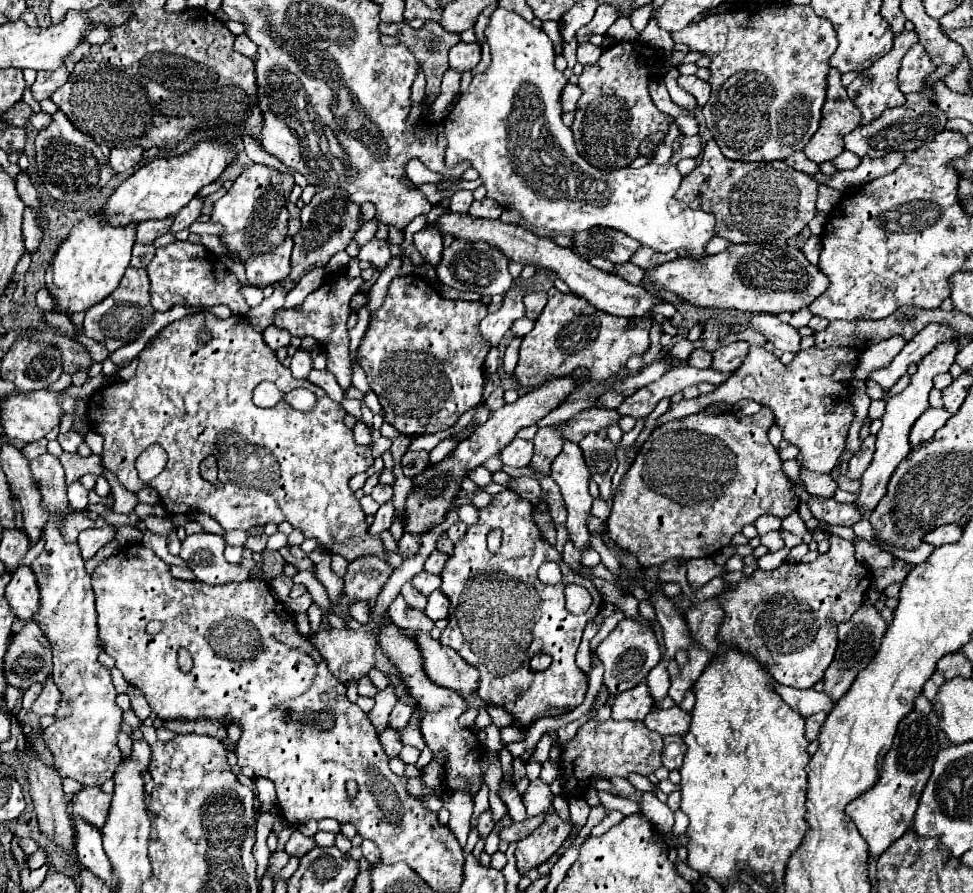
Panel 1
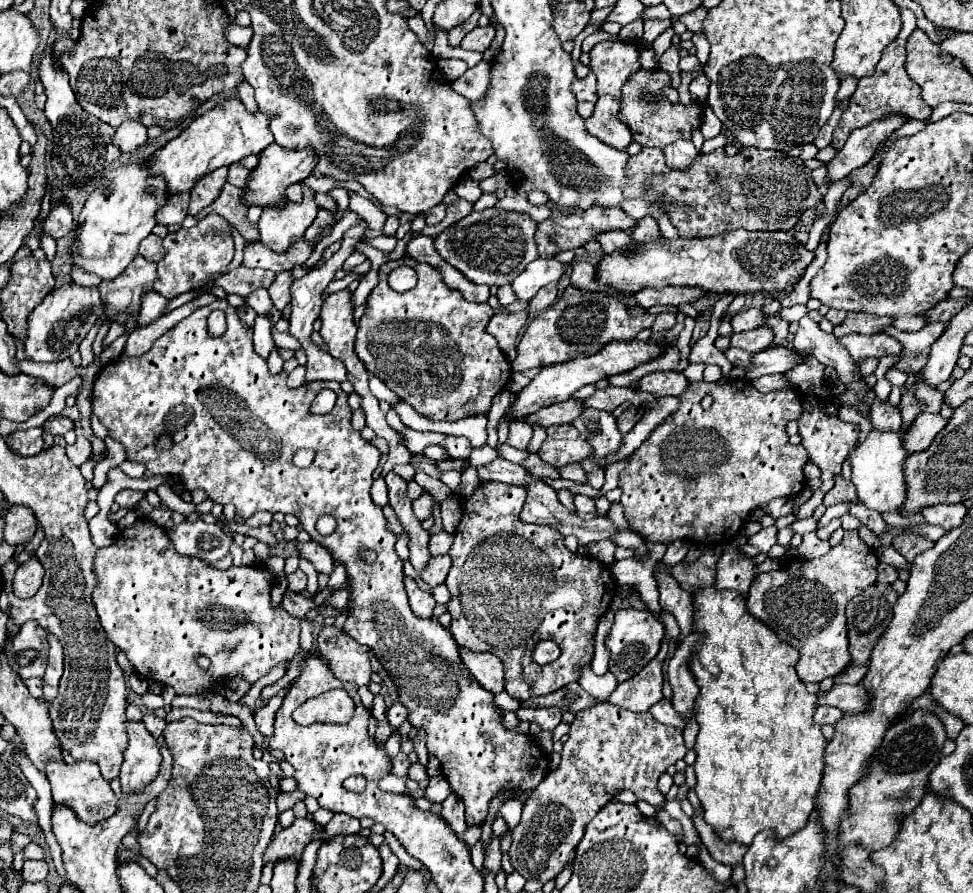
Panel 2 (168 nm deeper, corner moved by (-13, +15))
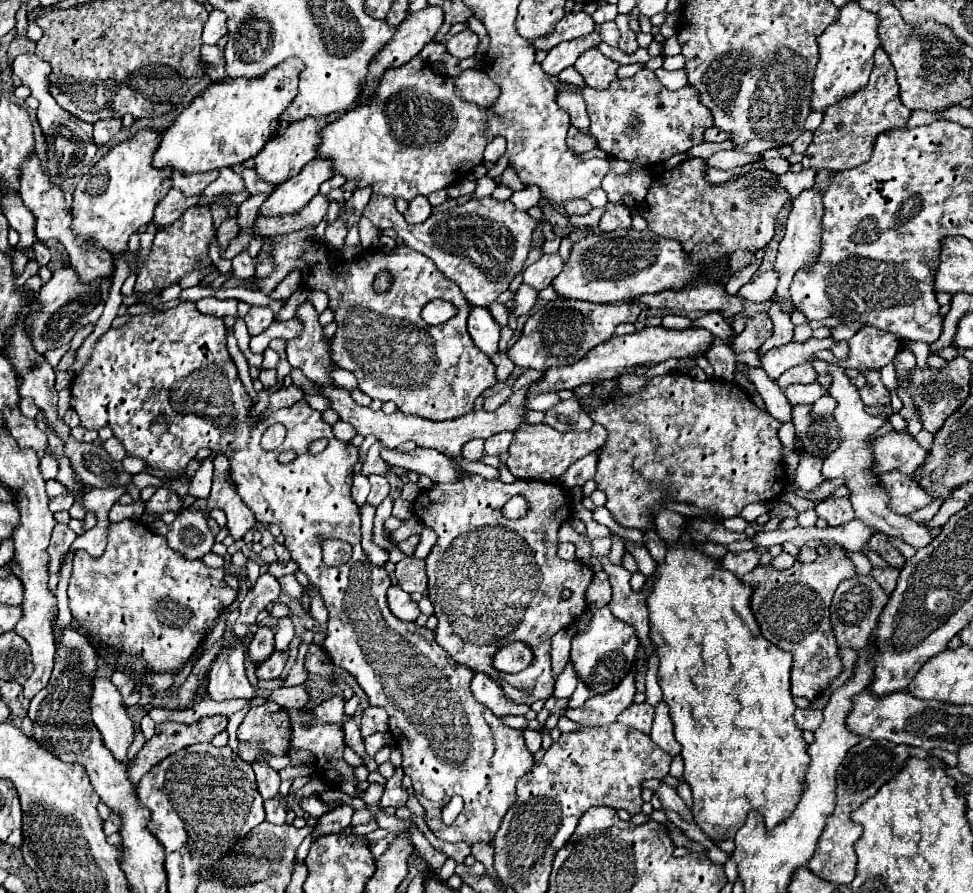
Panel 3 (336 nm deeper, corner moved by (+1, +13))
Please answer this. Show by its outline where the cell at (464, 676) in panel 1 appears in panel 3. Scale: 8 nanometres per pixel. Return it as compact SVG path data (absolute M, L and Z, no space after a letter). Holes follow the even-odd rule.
M475 673L475 679L471 683L471 691L475 695L475 699L479 703L483 703L485 707L489 707L499 719L507 717L507 715L525 715L531 707L529 705L519 705L513 703L505 697L505 693L501 691L499 683L489 679L485 673Z

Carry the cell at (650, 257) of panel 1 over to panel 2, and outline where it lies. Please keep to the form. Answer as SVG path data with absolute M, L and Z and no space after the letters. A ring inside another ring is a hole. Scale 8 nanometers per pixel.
M643 217L637 221L635 229L631 229L631 237L637 241L637 243L647 243L647 241L655 241L655 239L661 239L661 229L657 225L657 221L653 217Z

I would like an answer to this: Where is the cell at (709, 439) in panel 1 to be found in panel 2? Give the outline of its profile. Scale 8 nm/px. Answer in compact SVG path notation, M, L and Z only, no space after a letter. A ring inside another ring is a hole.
M733 379L725 385L719 385L719 383L705 383L705 381L699 381L699 383L689 383L689 389L681 395L681 407L677 413L673 413L671 417L665 419L665 423L661 423L653 433L651 437L631 455L631 461L629 465L625 467L625 471L621 473L619 477L619 487L623 489L623 495L621 495L621 505L625 507L625 519L627 523L633 527L633 529L639 529L639 533L651 541L651 543L663 543L670 544L678 539L686 539L687 541L693 541L693 543L701 543L701 545L713 545L713 543L705 543L707 539L719 539L715 543L723 543L723 541L731 541L741 525L747 521L749 513L757 507L765 507L769 501L777 499L777 497L795 497L803 487L805 487L805 475L803 475L803 465L807 463L807 451L801 447L801 445L791 445L789 443L789 437L785 433L785 427L791 419L799 419L801 415L801 401L799 401L799 395L797 391L793 389L779 389L779 391L773 391L773 393L761 393L757 391L751 381L747 379ZM711 393L713 397L713 403L709 409L703 409L701 407L701 399Z

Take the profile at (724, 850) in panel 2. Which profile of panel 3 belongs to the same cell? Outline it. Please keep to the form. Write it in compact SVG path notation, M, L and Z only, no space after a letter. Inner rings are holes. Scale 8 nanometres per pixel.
M661 783L661 785L659 785L659 789L655 791L655 797L659 797L663 809L673 809L673 811L677 811L685 821L693 821L693 815L691 815L691 811L687 809L687 805L683 803L683 799L681 799L681 797L677 795L677 791L675 791L673 787L669 787L667 783Z

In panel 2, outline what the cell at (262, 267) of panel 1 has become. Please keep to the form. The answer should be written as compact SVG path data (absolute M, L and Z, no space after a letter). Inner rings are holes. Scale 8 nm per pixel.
M303 189L301 203L287 203L285 209L267 207L259 219L261 243L275 253L285 253L293 241L303 239L305 229L315 219L317 205L313 201L313 191Z

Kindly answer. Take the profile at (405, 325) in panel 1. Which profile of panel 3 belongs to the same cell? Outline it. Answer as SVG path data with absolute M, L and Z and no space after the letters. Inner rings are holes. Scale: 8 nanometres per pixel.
M305 227L301 231L271 237L271 241L273 241L271 257L273 257L275 269L269 277L259 279L259 283L257 283L259 291L269 295L291 271L299 269L301 283L307 289L327 291L329 309L333 309L335 321L337 321L337 331L331 339L331 359L337 367L347 369L357 377L359 389L365 395L369 395L371 399L379 399L382 403L392 401L403 413L425 417L431 421L457 419L465 413L471 413L473 401L485 389L495 387L497 377L495 377L495 365L491 363L491 359L475 347L475 343L471 341L471 337L467 333L467 315L471 311L471 305L461 295L459 287L451 279L441 275L441 271L437 271L435 263L431 263L425 255L421 255L405 245L395 247L391 253L367 251L367 253L355 257L353 261L345 261L345 259L339 259L333 251L329 251L323 243L315 241L313 235L315 235L315 227ZM379 271L387 271L393 277L391 287L383 293L377 293L373 289L373 281ZM437 297L451 301L459 313L451 321L447 321L439 327L431 327L419 317L419 313L429 301L433 301Z

